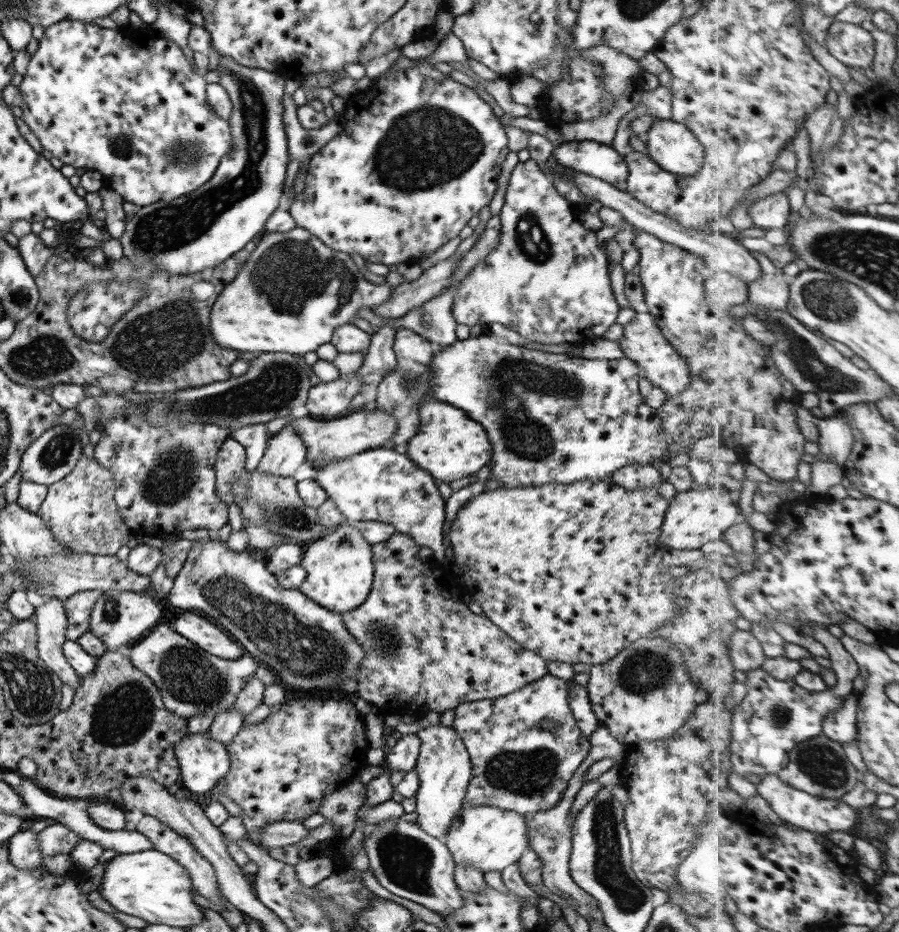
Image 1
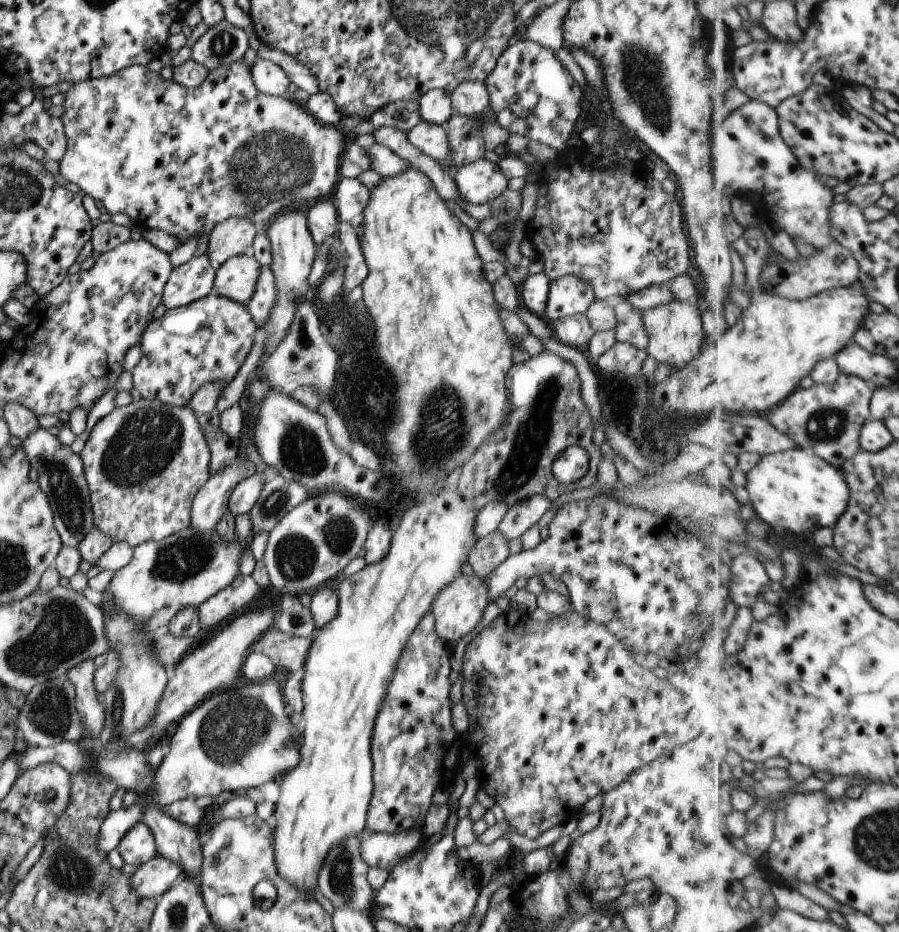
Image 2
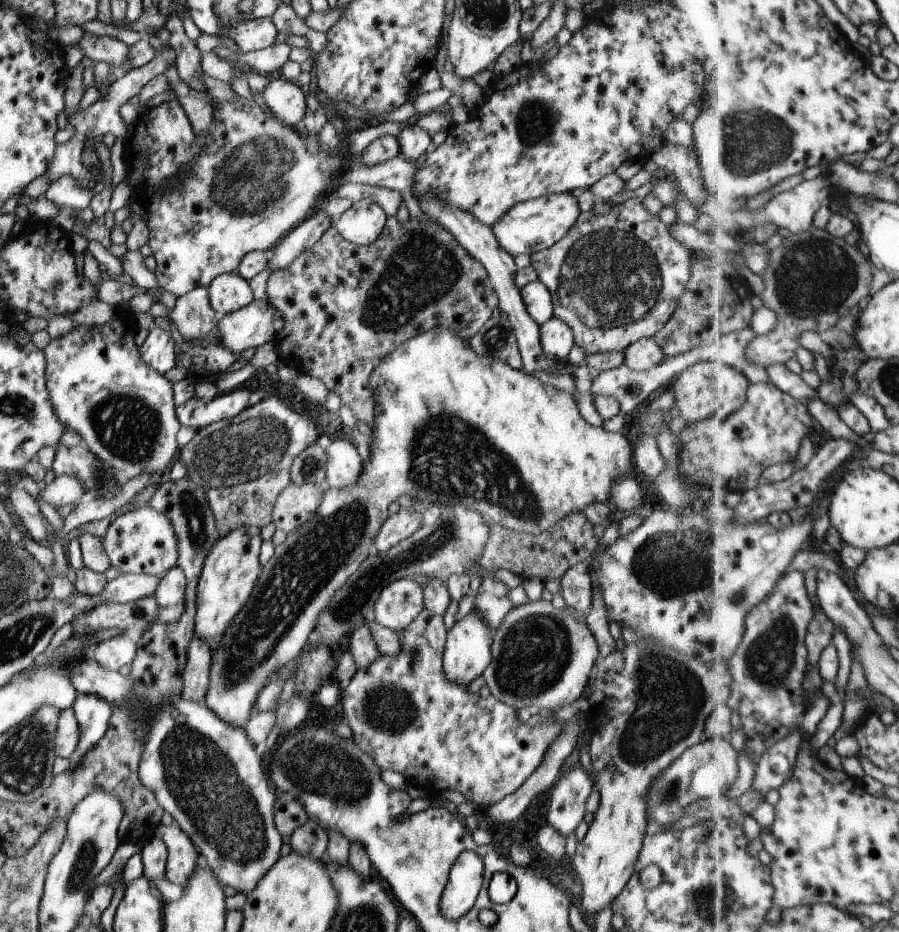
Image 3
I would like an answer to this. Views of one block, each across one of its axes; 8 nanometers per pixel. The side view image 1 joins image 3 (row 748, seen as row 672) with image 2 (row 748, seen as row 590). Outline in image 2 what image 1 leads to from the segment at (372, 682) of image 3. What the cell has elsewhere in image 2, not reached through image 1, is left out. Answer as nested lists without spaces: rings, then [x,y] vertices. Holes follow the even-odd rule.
[[[426,613],[415,626],[400,658],[394,667],[386,698],[376,715],[371,736],[371,757],[373,762],[373,793],[369,802],[365,832],[400,833],[410,829],[422,830],[425,816],[431,805],[436,782],[440,782],[440,760],[442,742],[458,739],[458,733],[452,725],[452,702],[450,701],[450,650],[440,640],[435,627],[435,616]]]

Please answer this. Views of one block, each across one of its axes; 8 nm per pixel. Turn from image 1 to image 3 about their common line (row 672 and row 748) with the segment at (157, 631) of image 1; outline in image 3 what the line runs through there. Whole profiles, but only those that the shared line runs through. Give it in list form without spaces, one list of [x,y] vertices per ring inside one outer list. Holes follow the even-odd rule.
[[[171,697],[163,705],[163,708],[152,719],[151,729],[147,733],[145,744],[143,745],[143,753],[141,761],[139,762],[139,779],[141,783],[151,790],[156,797],[157,803],[166,811],[170,812],[172,818],[178,822],[178,826],[186,833],[188,838],[191,838],[192,844],[198,850],[200,857],[206,859],[206,864],[210,870],[215,874],[217,881],[223,887],[232,886],[236,890],[243,893],[253,891],[261,878],[272,868],[273,864],[280,858],[280,850],[282,850],[282,835],[278,832],[274,822],[274,807],[275,796],[274,790],[268,784],[268,778],[262,767],[261,751],[258,750],[247,737],[245,729],[242,727],[235,727],[223,721],[219,716],[206,704],[192,702],[180,697]]]

